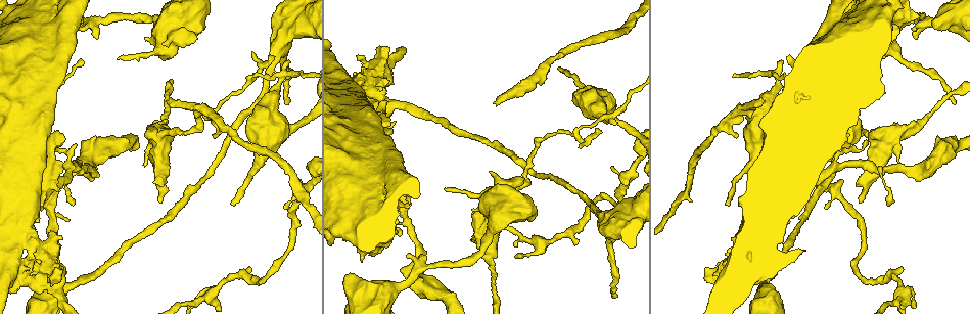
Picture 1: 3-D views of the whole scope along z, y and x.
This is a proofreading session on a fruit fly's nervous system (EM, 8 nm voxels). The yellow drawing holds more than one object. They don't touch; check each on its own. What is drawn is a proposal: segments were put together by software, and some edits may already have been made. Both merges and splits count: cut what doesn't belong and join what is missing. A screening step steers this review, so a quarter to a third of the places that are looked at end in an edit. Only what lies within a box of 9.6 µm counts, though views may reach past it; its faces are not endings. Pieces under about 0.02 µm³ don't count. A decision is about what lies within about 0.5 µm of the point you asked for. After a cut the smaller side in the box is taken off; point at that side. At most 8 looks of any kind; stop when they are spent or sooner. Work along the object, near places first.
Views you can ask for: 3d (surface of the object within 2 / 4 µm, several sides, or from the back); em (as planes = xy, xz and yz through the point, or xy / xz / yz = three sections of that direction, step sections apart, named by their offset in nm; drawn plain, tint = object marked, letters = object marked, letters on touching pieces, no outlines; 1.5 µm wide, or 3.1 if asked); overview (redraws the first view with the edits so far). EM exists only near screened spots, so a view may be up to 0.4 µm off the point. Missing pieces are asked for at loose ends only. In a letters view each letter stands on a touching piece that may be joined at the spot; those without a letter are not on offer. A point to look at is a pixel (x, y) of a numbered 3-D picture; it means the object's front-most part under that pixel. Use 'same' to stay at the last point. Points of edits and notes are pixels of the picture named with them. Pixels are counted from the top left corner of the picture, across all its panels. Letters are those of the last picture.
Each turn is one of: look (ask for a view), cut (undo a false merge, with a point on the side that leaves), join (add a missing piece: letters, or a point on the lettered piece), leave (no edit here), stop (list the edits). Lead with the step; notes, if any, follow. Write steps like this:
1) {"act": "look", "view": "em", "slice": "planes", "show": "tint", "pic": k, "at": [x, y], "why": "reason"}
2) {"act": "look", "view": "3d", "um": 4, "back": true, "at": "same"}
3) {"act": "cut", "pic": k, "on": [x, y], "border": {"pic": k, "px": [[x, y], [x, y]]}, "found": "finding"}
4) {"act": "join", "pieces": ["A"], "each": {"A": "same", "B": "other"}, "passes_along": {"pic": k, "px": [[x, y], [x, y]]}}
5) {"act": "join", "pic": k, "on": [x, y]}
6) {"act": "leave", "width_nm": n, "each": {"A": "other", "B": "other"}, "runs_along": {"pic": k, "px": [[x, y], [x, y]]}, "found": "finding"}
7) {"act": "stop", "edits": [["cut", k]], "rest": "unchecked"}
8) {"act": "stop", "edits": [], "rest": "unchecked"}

{"act": "look", "view": "em", "slice": "planes", "show": "plain", "pic": 1, "at": [762, 102]}

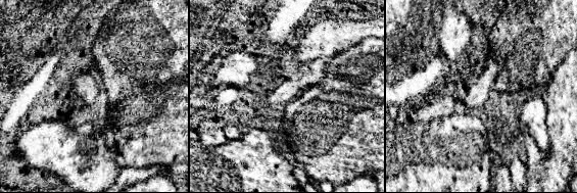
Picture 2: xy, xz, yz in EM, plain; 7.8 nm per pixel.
{"act": "look", "view": "em", "slice": "planes", "show": "tint", "at": "same"}

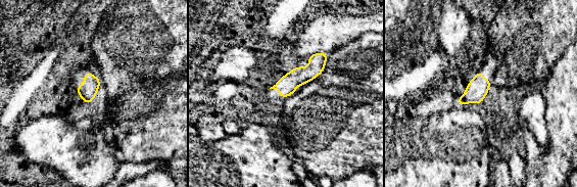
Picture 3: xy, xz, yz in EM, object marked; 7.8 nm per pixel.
{"act": "look", "view": "em", "slice": "planes", "show": "letters", "at": "same"}

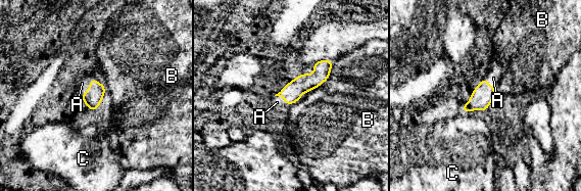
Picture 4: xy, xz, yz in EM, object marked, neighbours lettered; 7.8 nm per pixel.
{"act": "join", "pieces": ["A"], "each": {"A": "same", "B": "other", "C": "other"}, "found": "the neuron continues"}

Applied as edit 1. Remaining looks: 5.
{"act": "look", "view": "overview", "why": "redraw"}

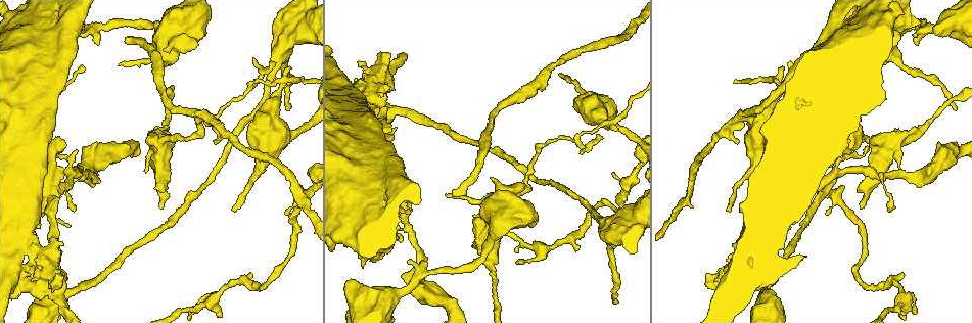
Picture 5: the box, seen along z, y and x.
{"act": "look", "view": "em", "um": 3.1, "slice": "xy", "step": 8, "show": "letters", "pic": 5, "at": [224, 290], "why": "a narrow waist"}

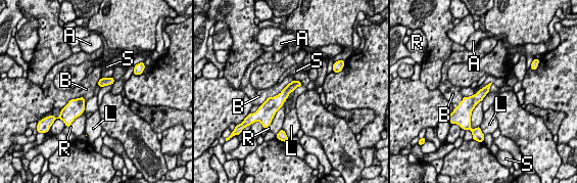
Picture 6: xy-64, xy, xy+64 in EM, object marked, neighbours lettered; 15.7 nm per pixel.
{"act": "leave", "each": {"A": "other", "B": "other", "L": "other", "R": "other", "S": "other"}, "border": {"pic": 6, "px": [[293, 80], [259, 105]]}, "found": "one neuron here"}

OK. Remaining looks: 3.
{"act": "look", "view": "3d", "um": 4, "pic": 5, "at": [473, 245], "why": "an open end"}

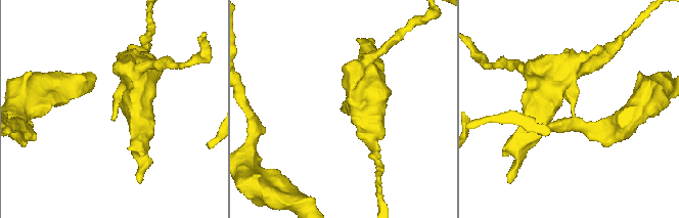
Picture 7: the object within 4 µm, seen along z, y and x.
{"act": "look", "view": "em", "slice": "planes", "show": "plain", "pic": 7, "at": [341, 109]}

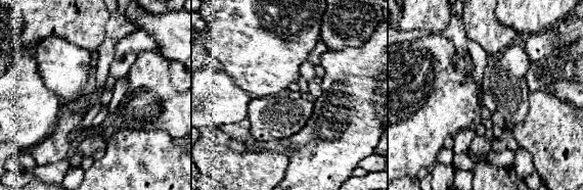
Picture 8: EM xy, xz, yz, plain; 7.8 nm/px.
{"act": "look", "view": "em", "slice": "planes", "show": "letters", "at": "same"}

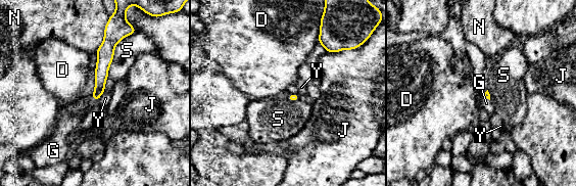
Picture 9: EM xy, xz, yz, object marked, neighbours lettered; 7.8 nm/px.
{"act": "join", "pieces": ["G"], "longest_contact_nm": ["S", 380], "each": {"D": "other", "G": "same", "J": "other", "N": "other", "S": "other", "Y": "other"}, "passes_along": {"pic": 9, "px": [[101, 73], [92, 98], [70, 122]]}, "found": "it goes on there"}

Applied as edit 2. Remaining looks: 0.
{"act": "stop", "edits": [["join", 4], ["join", 9]], "rest": "unchecked"}

